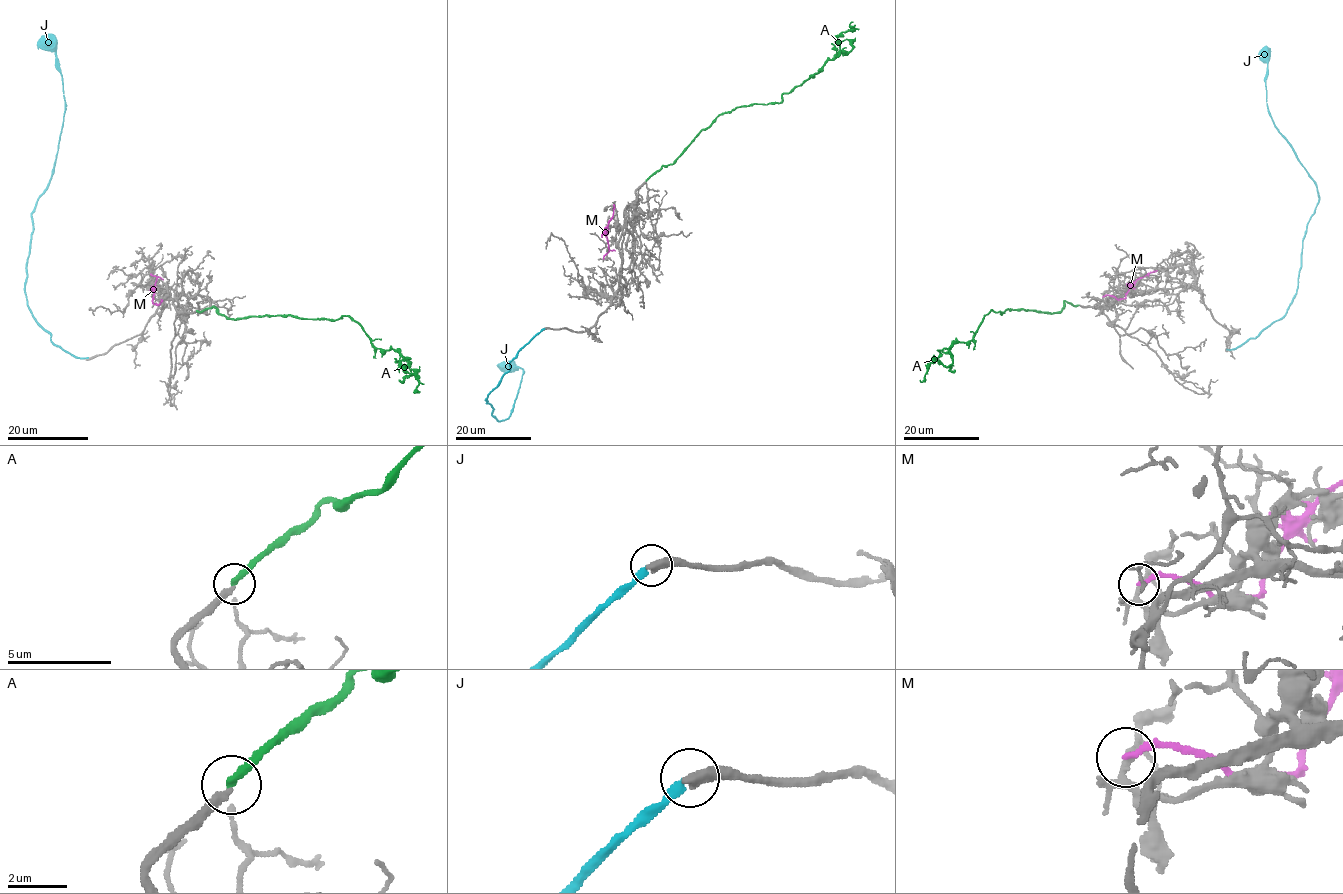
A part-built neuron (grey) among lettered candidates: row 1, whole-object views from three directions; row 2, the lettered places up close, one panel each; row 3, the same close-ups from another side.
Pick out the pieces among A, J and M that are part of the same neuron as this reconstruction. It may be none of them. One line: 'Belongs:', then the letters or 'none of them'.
Belongs: A

